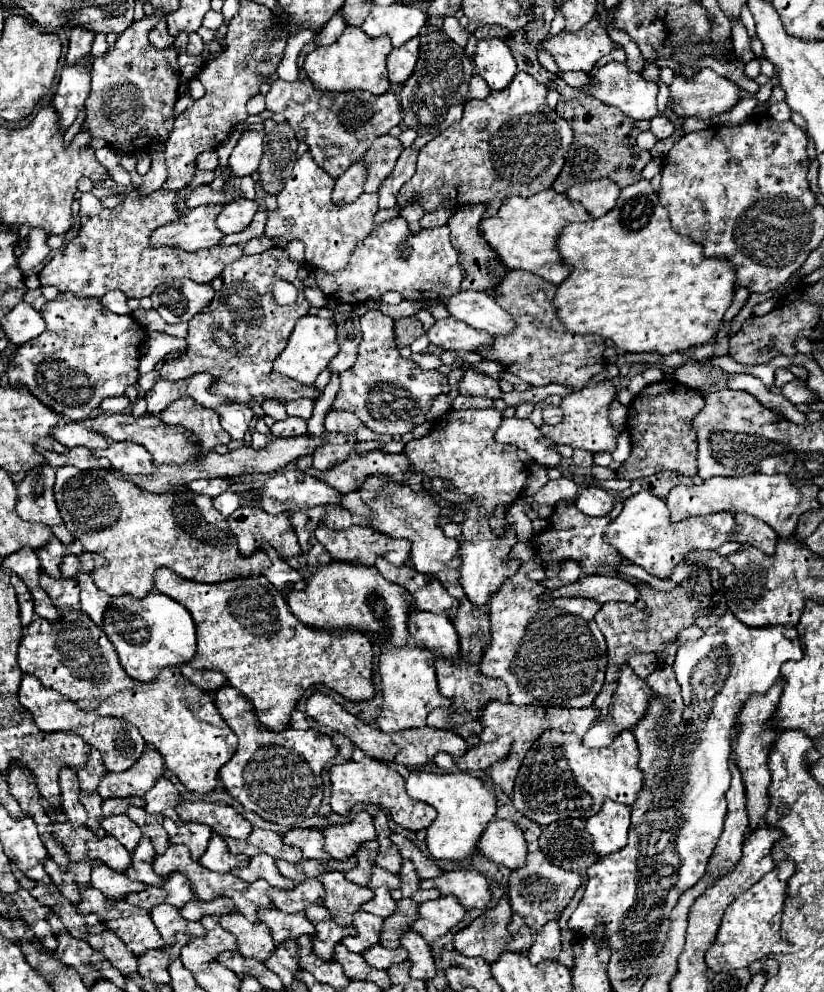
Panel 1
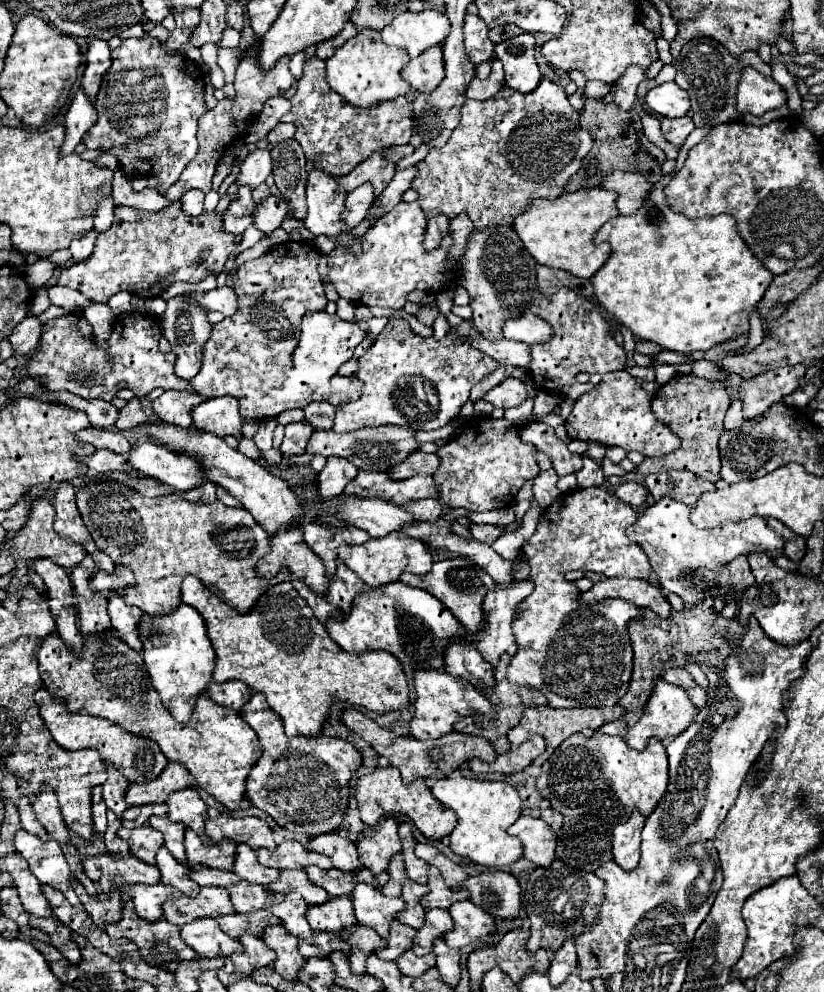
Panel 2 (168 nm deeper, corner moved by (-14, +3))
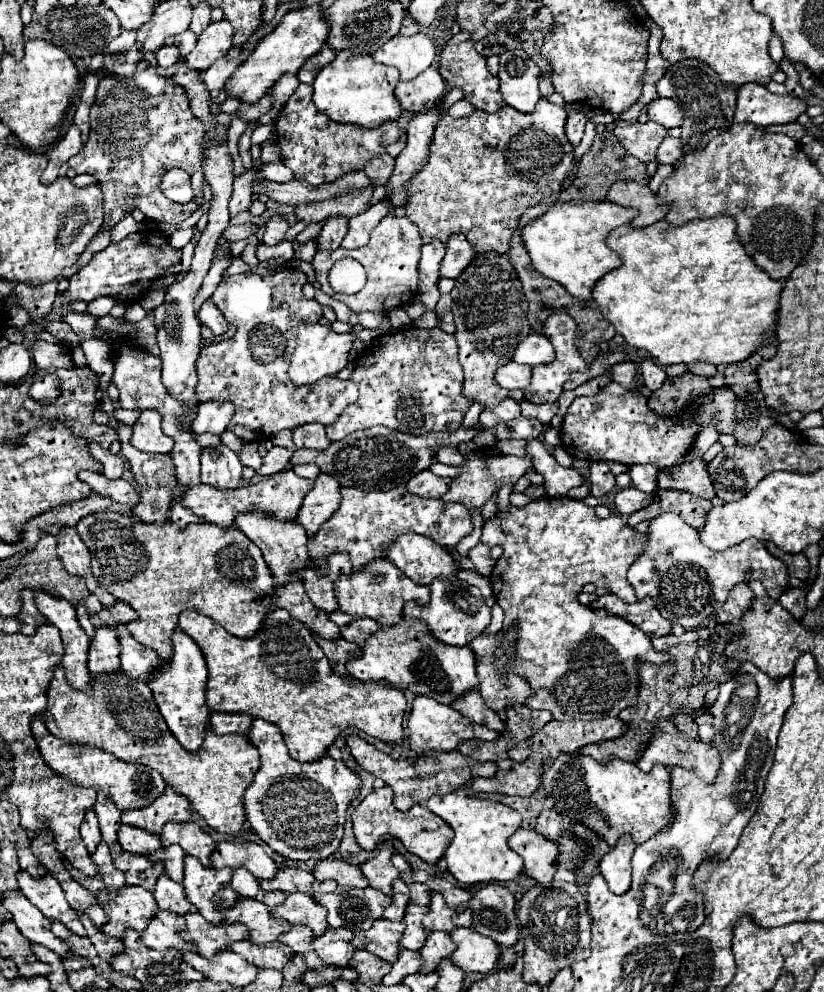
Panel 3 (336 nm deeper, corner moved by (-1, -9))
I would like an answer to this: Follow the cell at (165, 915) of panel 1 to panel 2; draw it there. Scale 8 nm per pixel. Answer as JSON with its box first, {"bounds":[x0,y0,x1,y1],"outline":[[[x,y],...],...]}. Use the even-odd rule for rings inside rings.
{"bounds":[181,918,243,958],"outline":[[[199,918],[191,924],[185,924],[181,928],[181,938],[187,946],[191,946],[199,956],[205,958],[219,958],[243,952],[239,940],[227,936],[213,918]]]}

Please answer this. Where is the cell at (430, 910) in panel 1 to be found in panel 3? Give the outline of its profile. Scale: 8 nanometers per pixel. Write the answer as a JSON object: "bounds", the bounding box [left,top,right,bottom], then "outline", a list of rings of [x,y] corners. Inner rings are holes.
{"bounds":[450,926,500,974],"outline":[[[464,926],[454,928],[450,936],[456,944],[456,950],[450,956],[454,966],[462,968],[464,972],[482,972],[482,974],[494,970],[500,954],[500,948],[498,944],[494,944],[494,940]]]}

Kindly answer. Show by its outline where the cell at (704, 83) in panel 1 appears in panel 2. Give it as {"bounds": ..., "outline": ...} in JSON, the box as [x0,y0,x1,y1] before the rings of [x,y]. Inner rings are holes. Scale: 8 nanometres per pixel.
{"bounds":[737,68,787,116],"outline":[[[745,68],[737,90],[737,110],[763,116],[787,104],[787,92],[773,78],[761,76],[755,68]]]}

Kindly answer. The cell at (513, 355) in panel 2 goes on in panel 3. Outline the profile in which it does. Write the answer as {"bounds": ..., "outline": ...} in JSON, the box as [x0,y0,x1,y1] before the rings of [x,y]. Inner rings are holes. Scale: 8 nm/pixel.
{"bounds":[496,362,532,390],"outline":[[[508,362],[508,364],[504,364],[504,366],[500,366],[496,370],[498,386],[508,388],[508,390],[516,390],[516,388],[524,390],[530,384],[530,376],[532,376],[532,368],[530,366],[514,364],[514,362]]]}

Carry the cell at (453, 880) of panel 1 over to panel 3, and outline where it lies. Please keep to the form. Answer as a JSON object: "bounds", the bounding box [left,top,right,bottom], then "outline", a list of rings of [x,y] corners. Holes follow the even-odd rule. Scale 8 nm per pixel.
{"bounds":[468,884,520,946],"outline":[[[500,884],[482,886],[468,902],[468,908],[474,912],[472,928],[482,936],[490,936],[496,944],[512,946],[520,936],[514,904],[516,900],[508,888]]]}

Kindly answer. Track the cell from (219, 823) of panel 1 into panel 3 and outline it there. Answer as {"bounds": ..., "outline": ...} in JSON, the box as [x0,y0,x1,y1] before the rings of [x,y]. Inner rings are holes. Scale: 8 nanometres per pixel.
{"bounds":[210,842,276,878],"outline":[[[218,842],[210,856],[210,864],[214,868],[246,868],[256,878],[270,878],[276,872],[276,862],[264,852],[260,844],[254,842]]]}

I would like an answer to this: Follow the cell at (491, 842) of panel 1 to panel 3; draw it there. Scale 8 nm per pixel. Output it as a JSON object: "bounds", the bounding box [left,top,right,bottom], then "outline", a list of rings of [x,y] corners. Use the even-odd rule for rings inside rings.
{"bounds":[508,828,558,886],"outline":[[[518,828],[508,838],[510,848],[524,860],[524,872],[542,886],[550,886],[556,872],[558,846],[534,830]]]}

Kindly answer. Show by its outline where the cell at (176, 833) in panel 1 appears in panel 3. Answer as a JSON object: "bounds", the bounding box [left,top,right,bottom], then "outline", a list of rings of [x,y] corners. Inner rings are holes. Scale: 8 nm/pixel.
{"bounds":[184,858,238,924],"outline":[[[184,858],[184,894],[190,904],[212,924],[222,922],[222,914],[216,910],[218,904],[232,906],[238,894],[230,888],[232,868],[206,868],[196,858]]]}

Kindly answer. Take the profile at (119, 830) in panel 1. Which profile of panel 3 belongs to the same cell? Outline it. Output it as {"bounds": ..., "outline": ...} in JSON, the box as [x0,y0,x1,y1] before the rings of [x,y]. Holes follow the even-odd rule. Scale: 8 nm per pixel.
{"bounds":[114,852,164,890],"outline":[[[122,852],[116,860],[114,866],[124,872],[126,884],[132,886],[144,886],[146,890],[154,890],[154,880],[164,874],[162,862],[150,862],[146,856],[132,854],[132,852]]]}

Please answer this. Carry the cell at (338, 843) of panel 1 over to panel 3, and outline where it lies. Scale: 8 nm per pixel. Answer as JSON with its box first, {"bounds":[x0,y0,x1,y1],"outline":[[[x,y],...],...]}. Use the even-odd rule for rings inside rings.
{"bounds":[360,842,398,894],"outline":[[[382,842],[378,846],[378,856],[366,860],[364,864],[360,864],[362,874],[366,876],[368,884],[376,890],[382,890],[386,894],[390,894],[390,884],[394,878],[398,878],[398,870],[394,868],[394,864],[390,862],[390,856],[394,852],[392,842]]]}

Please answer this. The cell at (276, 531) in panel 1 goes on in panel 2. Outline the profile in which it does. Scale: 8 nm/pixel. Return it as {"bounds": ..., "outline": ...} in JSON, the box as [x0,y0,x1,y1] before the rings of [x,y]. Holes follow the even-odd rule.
{"bounds":[257,528,327,596],"outline":[[[301,528],[281,530],[271,536],[271,554],[267,554],[257,564],[257,568],[261,576],[275,576],[281,572],[281,568],[287,568],[315,594],[327,596],[327,578],[323,562],[305,544]]]}

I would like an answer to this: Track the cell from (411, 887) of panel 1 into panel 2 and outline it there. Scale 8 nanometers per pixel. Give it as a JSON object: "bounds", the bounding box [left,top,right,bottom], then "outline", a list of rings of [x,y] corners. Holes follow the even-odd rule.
{"bounds":[421,866,467,910],"outline":[[[429,866],[429,894],[421,900],[423,908],[443,908],[449,910],[451,904],[455,904],[457,900],[465,900],[467,892],[455,892],[451,888],[447,888],[447,884],[443,882],[443,876],[439,874],[437,868]]]}

